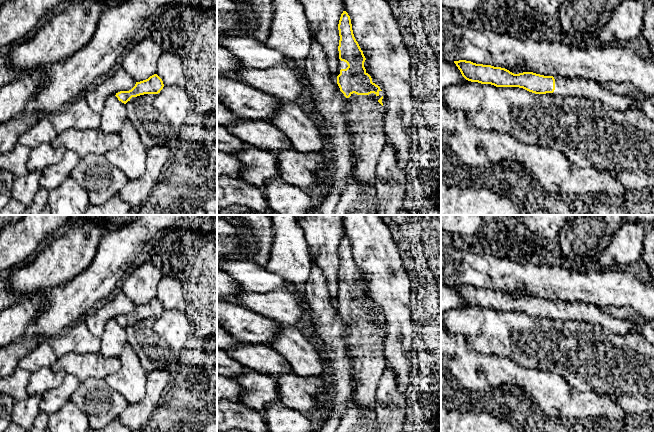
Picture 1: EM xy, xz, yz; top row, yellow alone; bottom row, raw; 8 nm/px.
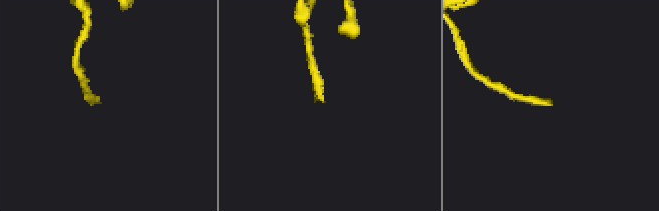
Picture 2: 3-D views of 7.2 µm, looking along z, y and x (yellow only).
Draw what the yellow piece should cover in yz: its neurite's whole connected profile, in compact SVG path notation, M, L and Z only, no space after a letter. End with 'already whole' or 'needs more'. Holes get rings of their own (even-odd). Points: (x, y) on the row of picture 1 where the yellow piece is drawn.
M466 60L454 61L454 63L462 76L471 82L491 84L496 87L519 87L535 94L597 99L611 108L622 111L639 106L631 97L606 91L600 83L593 80L544 76L533 72L514 74L505 68Z; needs more

